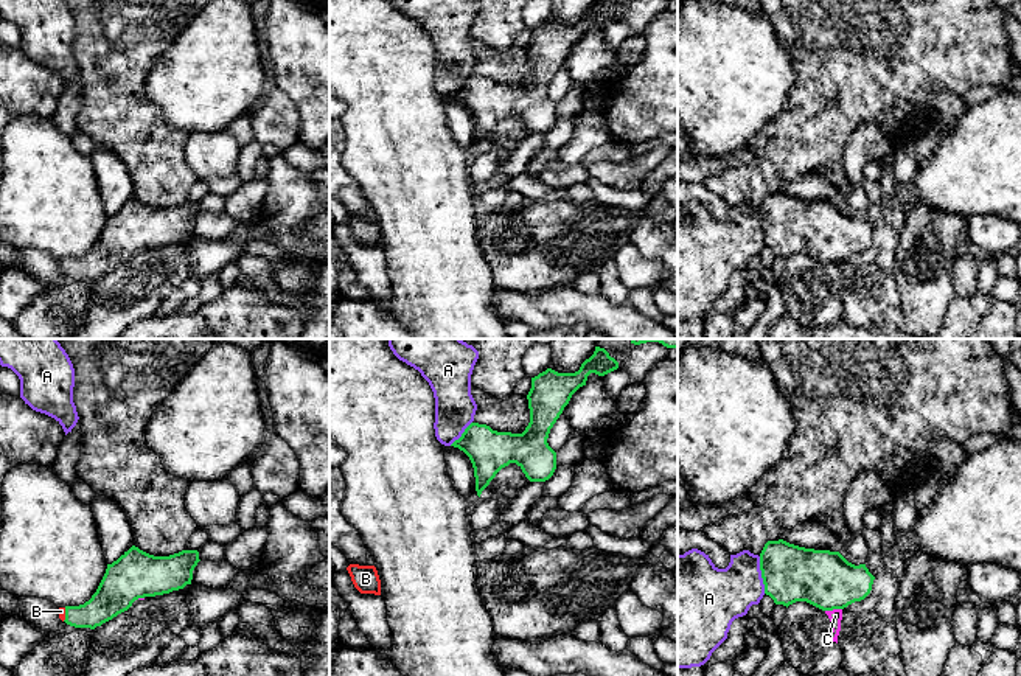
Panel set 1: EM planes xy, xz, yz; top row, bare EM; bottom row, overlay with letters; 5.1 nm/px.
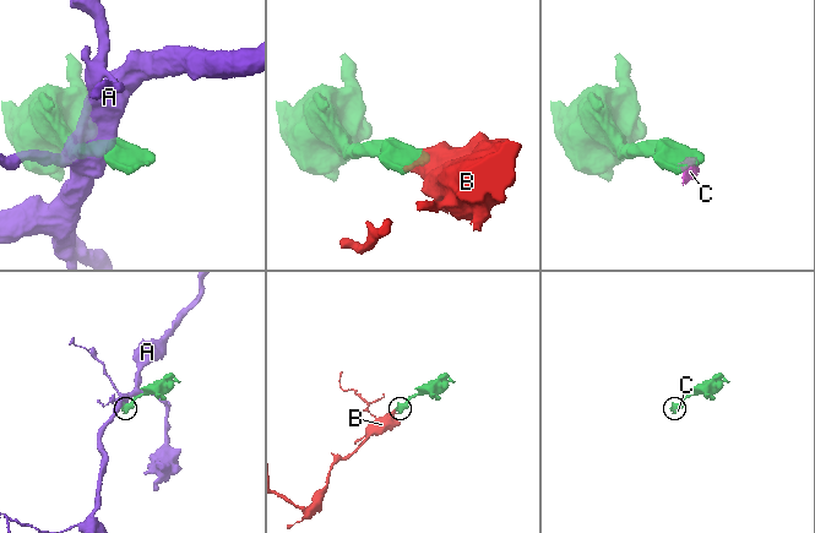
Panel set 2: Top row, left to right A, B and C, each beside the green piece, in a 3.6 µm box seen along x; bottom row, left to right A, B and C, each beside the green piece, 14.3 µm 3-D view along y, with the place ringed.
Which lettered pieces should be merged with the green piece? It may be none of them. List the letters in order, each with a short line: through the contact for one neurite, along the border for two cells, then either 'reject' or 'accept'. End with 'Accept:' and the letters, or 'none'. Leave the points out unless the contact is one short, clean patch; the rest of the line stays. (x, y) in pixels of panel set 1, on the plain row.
A: yz (759, 209), (765, 244) | reject
B: xy (111, 250), (92, 266), (66, 266), (61, 263) | accept
C: yz (841, 260), (825, 263) | reject
Accept: B

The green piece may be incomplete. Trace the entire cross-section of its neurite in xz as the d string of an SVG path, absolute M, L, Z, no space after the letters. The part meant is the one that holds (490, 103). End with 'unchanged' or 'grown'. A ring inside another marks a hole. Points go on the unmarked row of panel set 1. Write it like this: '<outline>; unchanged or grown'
M595 0L575 25L547 20L531 30L527 47L530 75L522 85L497 84L486 76L471 75L451 98L469 109L477 148L510 115L516 115L530 134L549 132L556 121L556 104L547 95L550 81L591 25L605 28L617 20L619 14L605 0Z; unchanged

